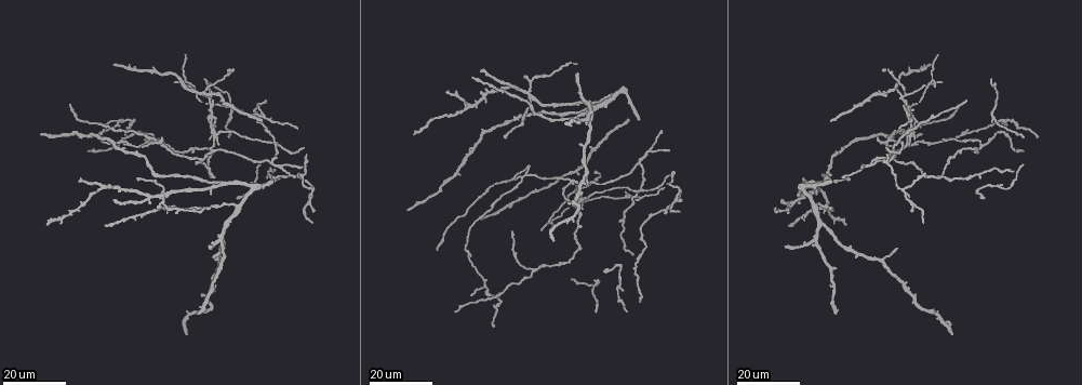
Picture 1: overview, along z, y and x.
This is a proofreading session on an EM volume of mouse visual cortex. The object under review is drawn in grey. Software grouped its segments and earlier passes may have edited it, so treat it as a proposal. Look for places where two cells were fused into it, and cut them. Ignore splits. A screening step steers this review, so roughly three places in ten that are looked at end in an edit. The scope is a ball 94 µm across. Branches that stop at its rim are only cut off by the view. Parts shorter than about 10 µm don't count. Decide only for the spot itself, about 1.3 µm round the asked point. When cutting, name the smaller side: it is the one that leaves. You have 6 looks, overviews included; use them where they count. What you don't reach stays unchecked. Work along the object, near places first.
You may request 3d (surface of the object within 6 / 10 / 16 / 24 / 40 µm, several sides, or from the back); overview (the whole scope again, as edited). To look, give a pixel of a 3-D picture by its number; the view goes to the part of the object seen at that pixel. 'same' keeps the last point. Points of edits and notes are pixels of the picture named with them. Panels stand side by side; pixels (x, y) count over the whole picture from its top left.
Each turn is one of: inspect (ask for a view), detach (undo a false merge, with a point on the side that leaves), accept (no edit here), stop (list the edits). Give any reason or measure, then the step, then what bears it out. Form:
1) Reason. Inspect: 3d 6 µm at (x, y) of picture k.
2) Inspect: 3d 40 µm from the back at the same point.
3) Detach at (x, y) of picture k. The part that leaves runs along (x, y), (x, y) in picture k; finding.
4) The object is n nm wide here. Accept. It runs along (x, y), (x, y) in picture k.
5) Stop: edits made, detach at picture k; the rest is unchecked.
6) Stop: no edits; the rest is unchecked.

Arms part here. Inspect: 3d 16 µm at (982, 144) of picture 1.

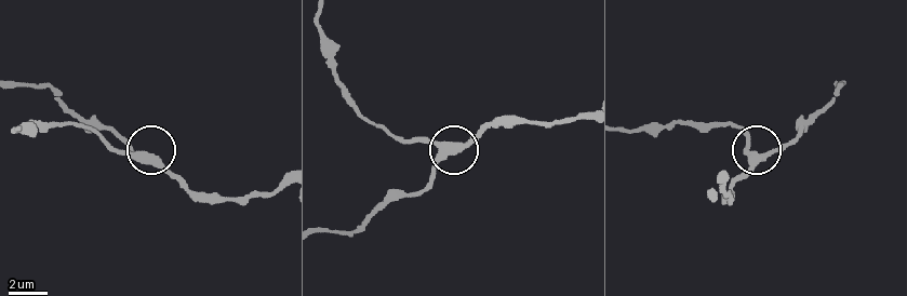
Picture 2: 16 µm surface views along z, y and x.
Closer look. Inspect: 3d 6 µm at (441, 149) of picture 2.

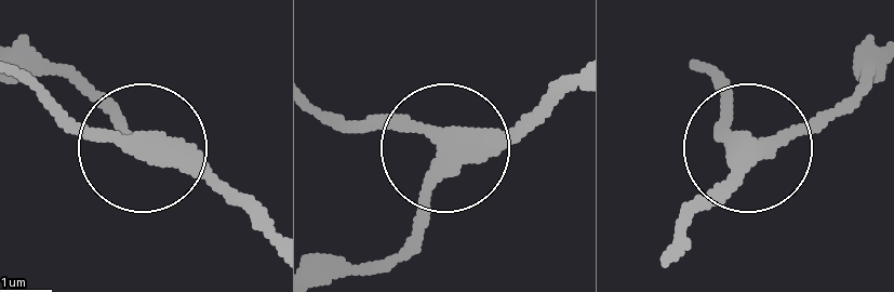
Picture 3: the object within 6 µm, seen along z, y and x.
3 arms meet here. Accept. All the same cell.

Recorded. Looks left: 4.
Branch point. Inspect: 3d 24 µm at (909, 136) of picture 1.

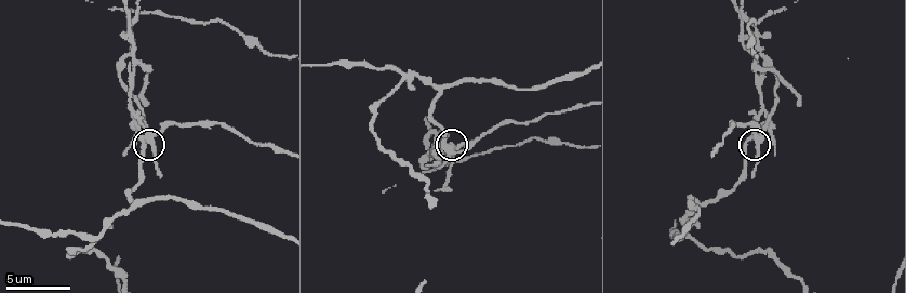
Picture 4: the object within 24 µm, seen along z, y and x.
Inspect: 3d 6 µm at (151, 134) of picture 4.

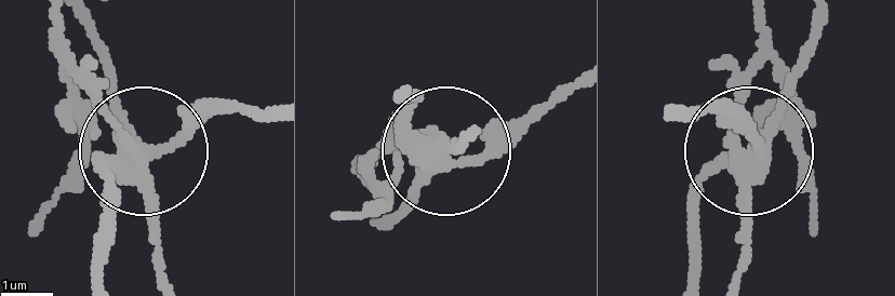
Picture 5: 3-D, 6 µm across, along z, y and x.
The object is 350 nm wide here. Detach at (390, 196) of picture 5. Two cells meet here.

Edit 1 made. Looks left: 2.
A fork. Inspect: 3d 24 µm at (641, 157) of picture 1.

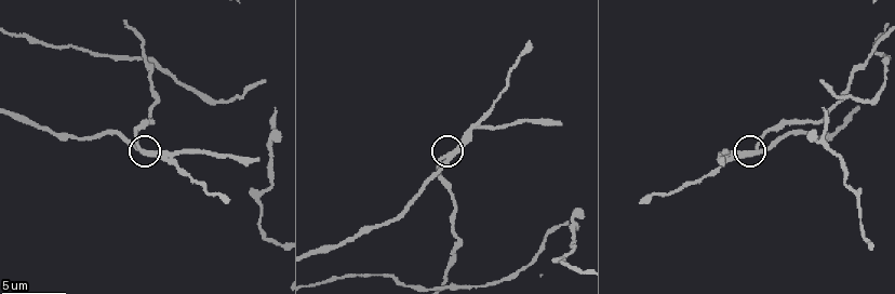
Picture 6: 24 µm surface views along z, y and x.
Inspect: 3d 6 µm at (447, 158) of picture 6.

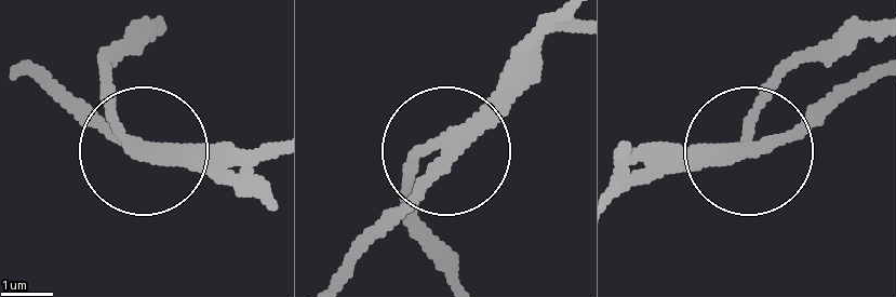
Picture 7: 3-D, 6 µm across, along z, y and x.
The side arm is 46 µm long. Accept. It runs along (882, 77), (844, 85), (758, 146), (758, 103), (801, 55) in picture 7; all the same cell.

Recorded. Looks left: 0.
Stop: edits made, detach at picture 5; the rest is unchecked.

